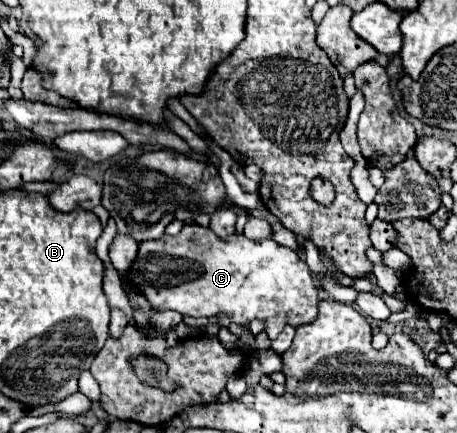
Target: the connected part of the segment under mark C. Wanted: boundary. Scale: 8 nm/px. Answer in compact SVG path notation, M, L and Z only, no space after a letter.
M186 224L178 236L162 236L158 240L146 240L138 248L138 256L134 264L130 264L130 272L126 272L126 282L136 292L146 296L152 308L158 312L176 310L182 316L192 318L210 318L216 314L226 314L232 322L242 324L254 318L266 320L266 334L274 340L286 324L300 326L312 322L318 316L318 286L312 278L308 264L290 248L276 244L274 240L254 242L244 234L230 234L226 240L218 240L210 228L198 224Z

